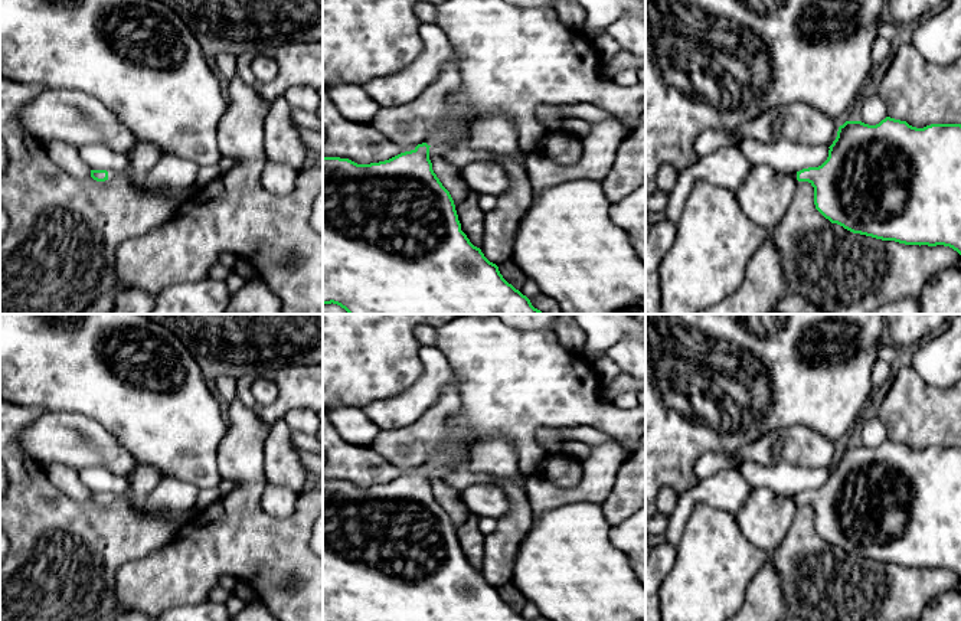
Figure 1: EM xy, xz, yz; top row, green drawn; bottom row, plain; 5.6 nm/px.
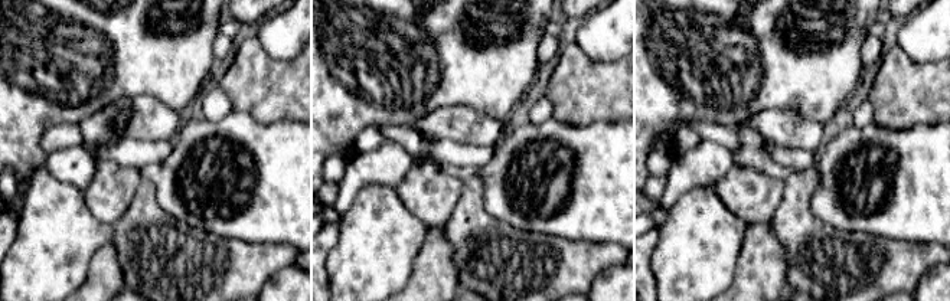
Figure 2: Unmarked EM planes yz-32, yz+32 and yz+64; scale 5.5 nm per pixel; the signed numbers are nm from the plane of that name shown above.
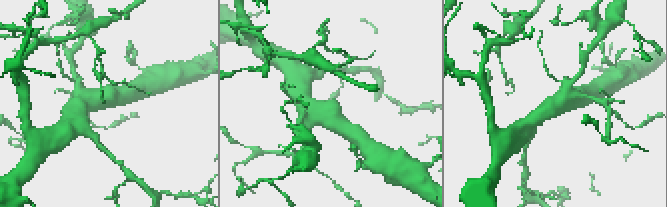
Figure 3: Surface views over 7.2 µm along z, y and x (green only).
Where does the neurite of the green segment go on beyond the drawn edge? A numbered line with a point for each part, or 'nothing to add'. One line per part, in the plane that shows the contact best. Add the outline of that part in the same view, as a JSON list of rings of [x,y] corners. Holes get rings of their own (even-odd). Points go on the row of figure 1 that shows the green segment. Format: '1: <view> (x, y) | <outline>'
1: xy (144, 154) | [[[138,140],[133,150],[125,156],[130,163],[127,174],[108,171],[108,179],[124,177],[134,182],[144,177],[167,153],[148,141]]]

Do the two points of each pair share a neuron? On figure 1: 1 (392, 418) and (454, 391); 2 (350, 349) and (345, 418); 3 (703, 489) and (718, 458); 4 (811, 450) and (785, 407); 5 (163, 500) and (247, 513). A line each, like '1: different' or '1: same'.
1: different
2: different
3: different
4: different
5: different

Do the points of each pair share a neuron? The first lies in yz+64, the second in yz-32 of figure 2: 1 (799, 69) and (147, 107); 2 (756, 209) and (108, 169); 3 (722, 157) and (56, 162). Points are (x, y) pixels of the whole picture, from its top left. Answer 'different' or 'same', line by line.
1: different
2: same
3: same

